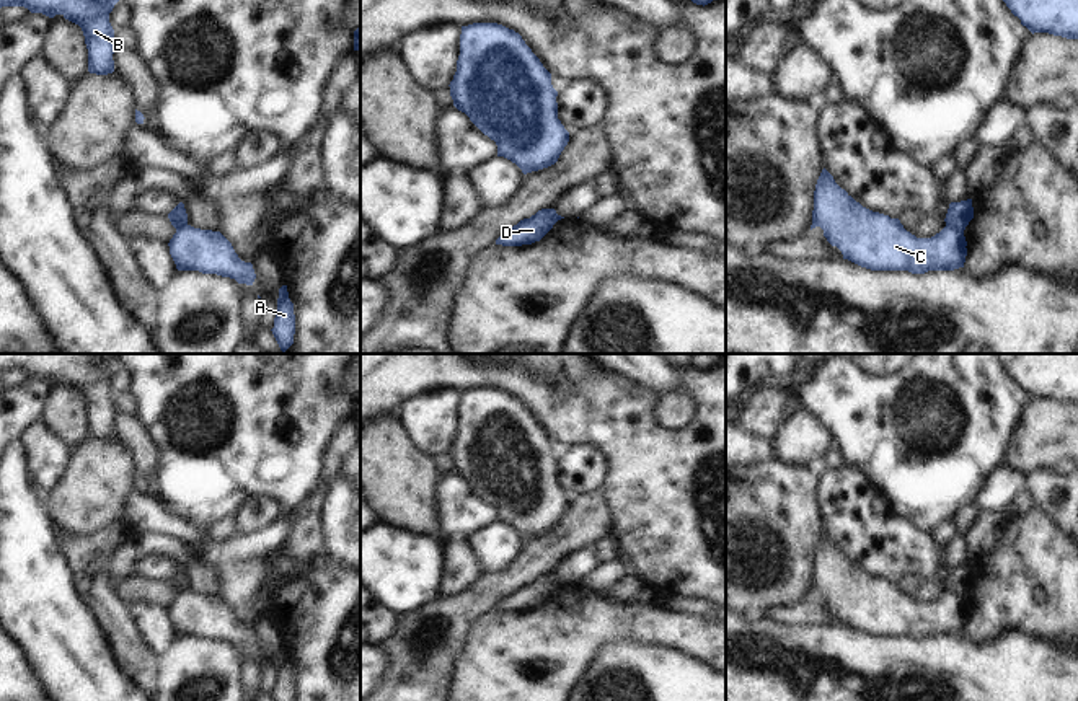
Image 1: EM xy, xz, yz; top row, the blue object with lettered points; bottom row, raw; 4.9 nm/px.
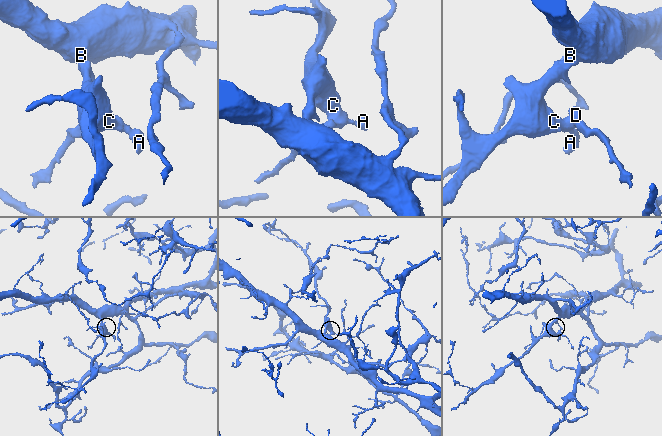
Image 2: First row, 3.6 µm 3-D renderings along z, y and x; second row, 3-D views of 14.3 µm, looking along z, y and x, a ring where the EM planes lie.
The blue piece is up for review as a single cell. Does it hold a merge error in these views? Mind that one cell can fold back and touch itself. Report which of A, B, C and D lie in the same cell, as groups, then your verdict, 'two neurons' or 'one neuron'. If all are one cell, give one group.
A B C / D; two neurons

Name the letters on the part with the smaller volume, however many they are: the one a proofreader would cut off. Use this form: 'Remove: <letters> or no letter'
Remove: D

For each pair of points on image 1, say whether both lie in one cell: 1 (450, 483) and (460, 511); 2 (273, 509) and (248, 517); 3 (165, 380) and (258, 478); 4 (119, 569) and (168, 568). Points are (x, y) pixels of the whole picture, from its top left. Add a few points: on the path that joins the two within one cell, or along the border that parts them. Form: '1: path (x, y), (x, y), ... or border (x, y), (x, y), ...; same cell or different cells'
1: path (454, 489), (459, 504); same cell
2: path (266, 511), (255, 515); same cell
3: path (203, 374), (243, 408), (258, 440); same cell
4: border (175, 559), (147, 555), (137, 564), (134, 574); different cells

